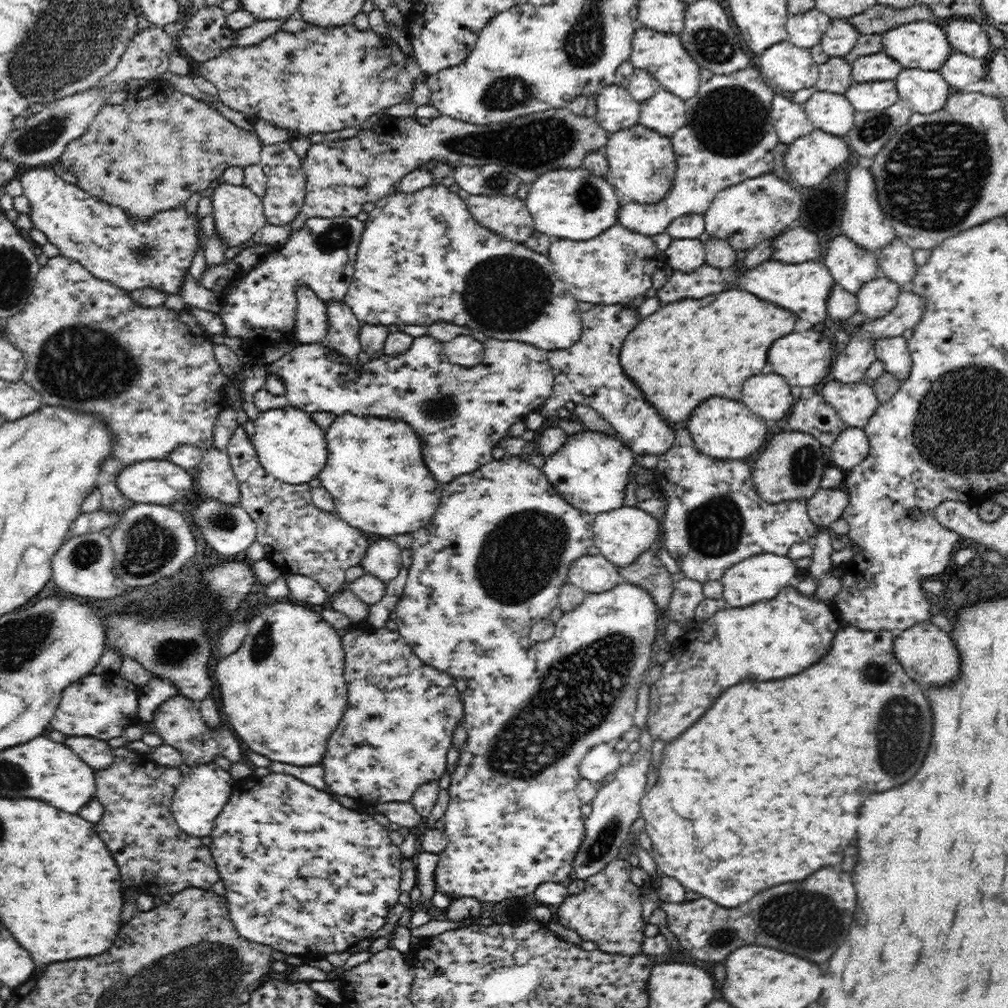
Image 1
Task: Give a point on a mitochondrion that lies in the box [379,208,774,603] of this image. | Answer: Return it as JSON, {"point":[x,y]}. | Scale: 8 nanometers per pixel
{"point":[518,287]}

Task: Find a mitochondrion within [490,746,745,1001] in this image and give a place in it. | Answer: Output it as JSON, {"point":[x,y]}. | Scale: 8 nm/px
{"point":[603,844]}

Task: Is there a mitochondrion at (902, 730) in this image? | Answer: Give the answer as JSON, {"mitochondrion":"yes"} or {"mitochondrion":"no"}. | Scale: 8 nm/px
{"mitochondrion":"yes"}

